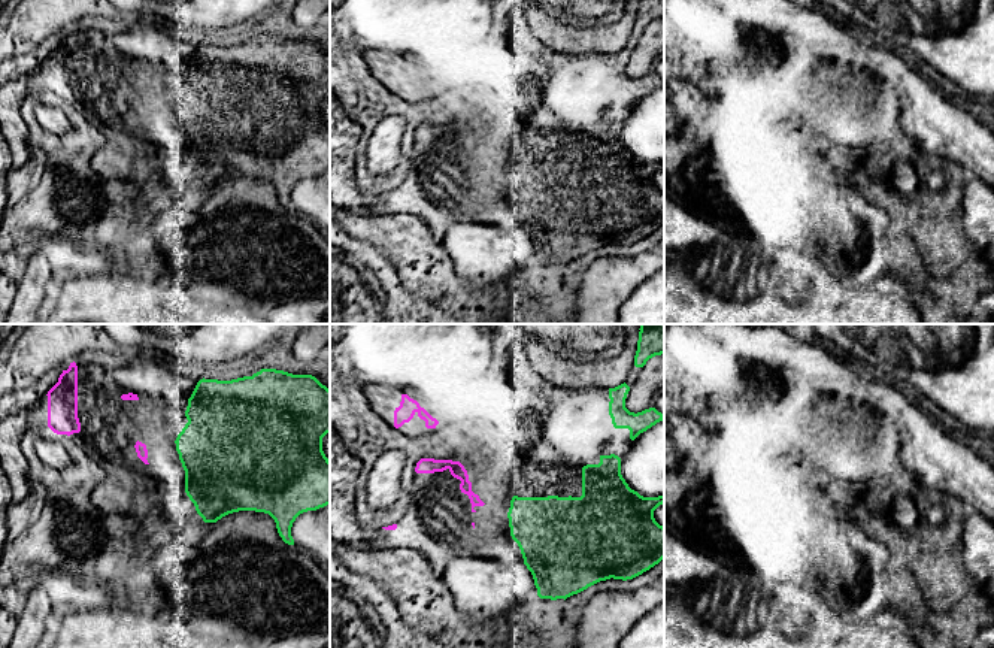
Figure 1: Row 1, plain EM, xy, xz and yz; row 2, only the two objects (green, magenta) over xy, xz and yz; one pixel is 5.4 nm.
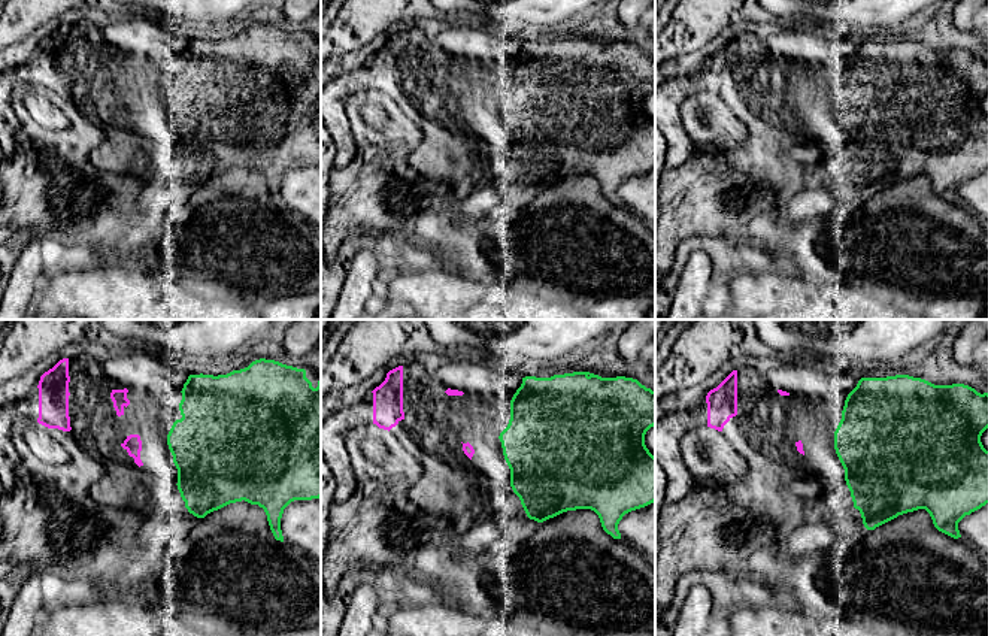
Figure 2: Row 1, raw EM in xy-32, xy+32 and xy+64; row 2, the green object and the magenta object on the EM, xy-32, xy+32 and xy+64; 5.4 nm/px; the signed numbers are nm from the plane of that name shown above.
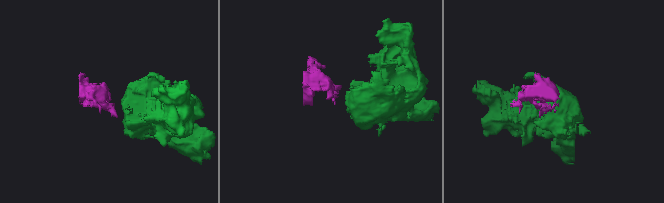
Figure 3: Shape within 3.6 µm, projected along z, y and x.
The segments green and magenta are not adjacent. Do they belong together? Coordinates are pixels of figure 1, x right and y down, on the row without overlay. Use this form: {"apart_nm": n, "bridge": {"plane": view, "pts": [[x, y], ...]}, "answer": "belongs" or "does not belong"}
{"apart_nm": 140, "bridge": {"plane": "xz", "pts": [[508, 178], [484, 169]]}, "answer": "belongs"}

